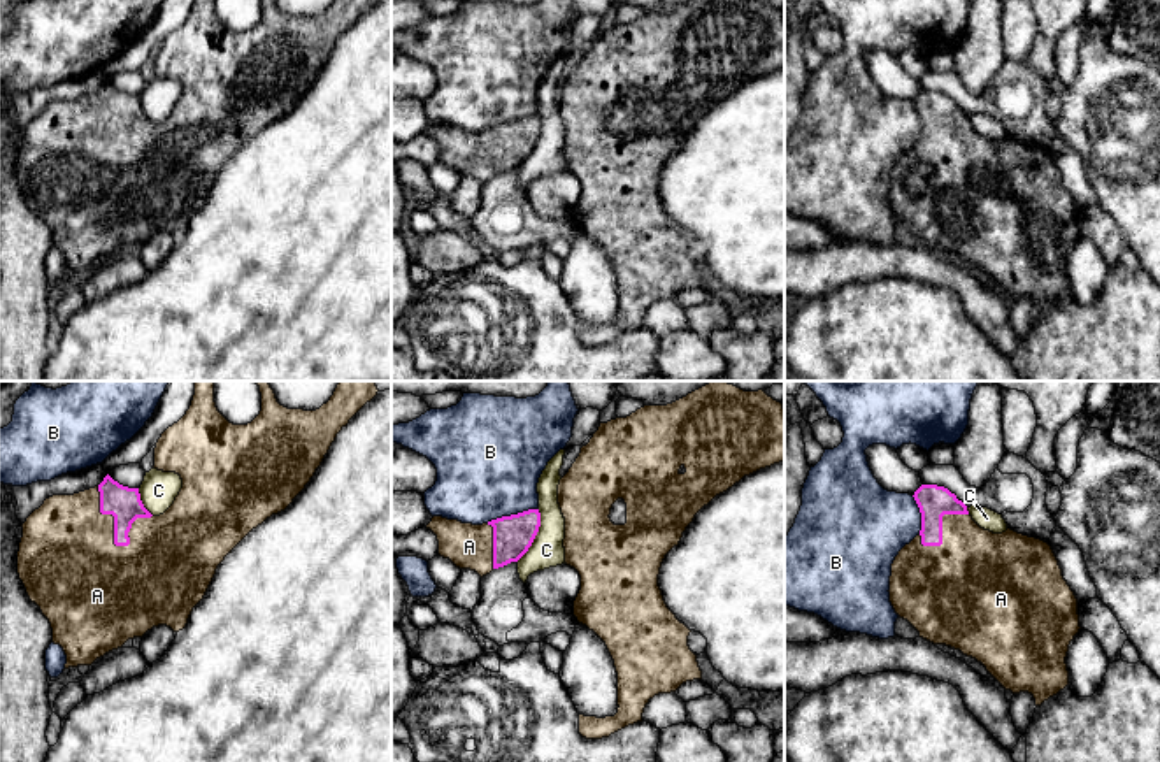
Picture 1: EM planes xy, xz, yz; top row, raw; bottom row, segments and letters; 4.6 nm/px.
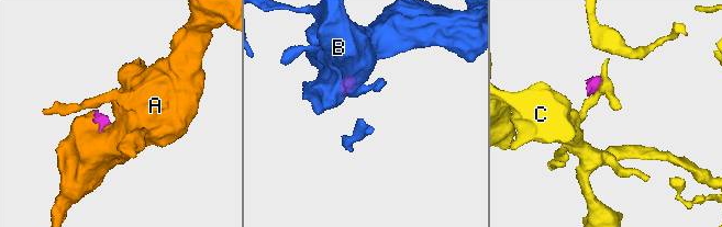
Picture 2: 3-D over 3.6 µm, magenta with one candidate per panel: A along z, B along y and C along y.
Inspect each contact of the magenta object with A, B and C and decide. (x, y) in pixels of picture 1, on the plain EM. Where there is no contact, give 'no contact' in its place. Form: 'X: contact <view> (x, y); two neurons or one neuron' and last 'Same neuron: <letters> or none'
A: contact xy (114, 125); one neuron
B: contact xz (511, 122); two neurons
C: contact xz (536, 141); two neurons
Same neuron: A

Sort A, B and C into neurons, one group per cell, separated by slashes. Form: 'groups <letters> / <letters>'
groups A / B / C

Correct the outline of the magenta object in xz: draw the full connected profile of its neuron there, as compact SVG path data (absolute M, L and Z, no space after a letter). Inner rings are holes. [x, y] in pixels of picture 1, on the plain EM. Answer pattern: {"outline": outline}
{"outline": "M539 116L502 123L483 132L433 123L426 132L439 147L439 162L481 184L518 169L532 153L541 133Z"}

